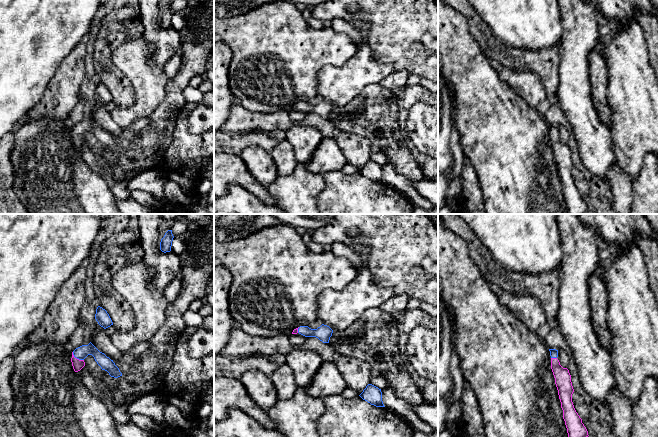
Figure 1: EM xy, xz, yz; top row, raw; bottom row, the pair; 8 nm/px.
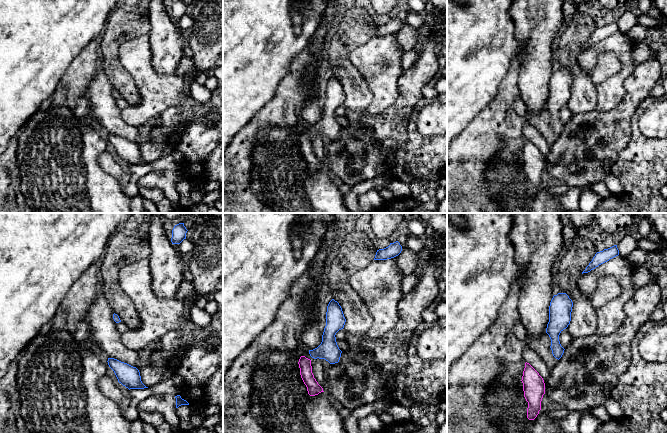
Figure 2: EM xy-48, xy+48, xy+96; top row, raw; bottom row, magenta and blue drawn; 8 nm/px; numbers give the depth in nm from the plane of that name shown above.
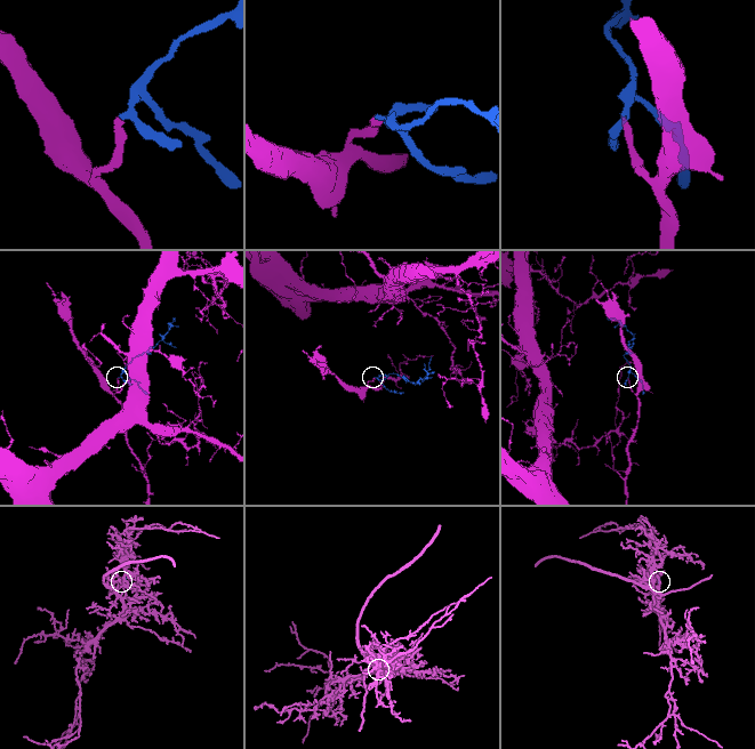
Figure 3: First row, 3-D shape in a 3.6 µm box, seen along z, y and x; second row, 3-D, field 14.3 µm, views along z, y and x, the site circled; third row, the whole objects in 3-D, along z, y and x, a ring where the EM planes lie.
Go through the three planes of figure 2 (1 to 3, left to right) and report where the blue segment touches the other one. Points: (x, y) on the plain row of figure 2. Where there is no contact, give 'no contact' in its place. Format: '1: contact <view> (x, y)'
1: no contact
2: no contact
3: no contact

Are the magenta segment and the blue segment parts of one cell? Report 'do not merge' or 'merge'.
merge

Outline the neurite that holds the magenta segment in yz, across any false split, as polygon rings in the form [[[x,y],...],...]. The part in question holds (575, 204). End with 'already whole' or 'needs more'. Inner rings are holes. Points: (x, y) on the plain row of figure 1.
[[[549,125],[549,127],[551,132],[551,145],[563,186],[563,195],[567,204],[568,214],[587,214],[589,212],[588,207],[582,199],[582,195],[576,188],[572,178],[574,165],[569,146],[560,141],[557,135],[558,126]]] | needs more

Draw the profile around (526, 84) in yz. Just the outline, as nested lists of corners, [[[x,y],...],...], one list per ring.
[[[489,59],[499,78],[527,104],[537,110],[538,104],[547,99],[546,91],[540,81],[539,75],[534,71],[512,70],[499,62]]]

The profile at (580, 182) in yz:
[[[574,167],[572,170],[572,178],[580,194],[588,197],[588,183],[583,173]]]

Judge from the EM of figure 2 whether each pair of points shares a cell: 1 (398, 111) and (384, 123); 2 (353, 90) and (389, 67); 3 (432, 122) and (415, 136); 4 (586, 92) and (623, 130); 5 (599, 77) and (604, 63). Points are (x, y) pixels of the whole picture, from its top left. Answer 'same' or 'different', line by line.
1: same
2: different
3: different
4: different
5: same

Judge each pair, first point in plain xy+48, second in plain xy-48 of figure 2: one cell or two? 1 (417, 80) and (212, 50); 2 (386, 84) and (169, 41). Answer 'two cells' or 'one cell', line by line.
1: one cell
2: two cells

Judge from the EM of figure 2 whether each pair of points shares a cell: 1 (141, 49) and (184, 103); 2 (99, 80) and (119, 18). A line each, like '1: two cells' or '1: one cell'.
1: one cell
2: two cells

